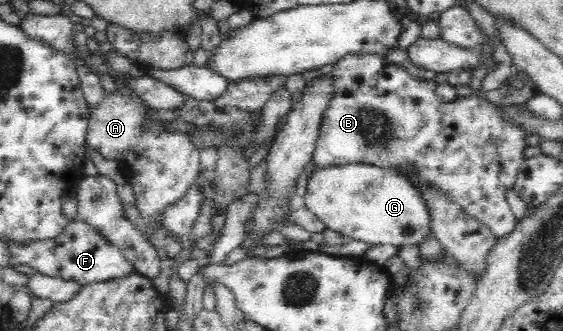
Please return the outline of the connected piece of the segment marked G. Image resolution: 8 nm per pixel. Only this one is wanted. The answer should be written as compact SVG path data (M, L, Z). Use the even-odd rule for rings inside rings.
M355 163L342 164L323 170L314 170L308 179L304 194L306 207L325 223L326 228L343 235L347 240L361 240L371 246L391 244L397 250L401 247L417 246L431 236L430 209L425 197L413 186L411 180L397 173L395 169Z

